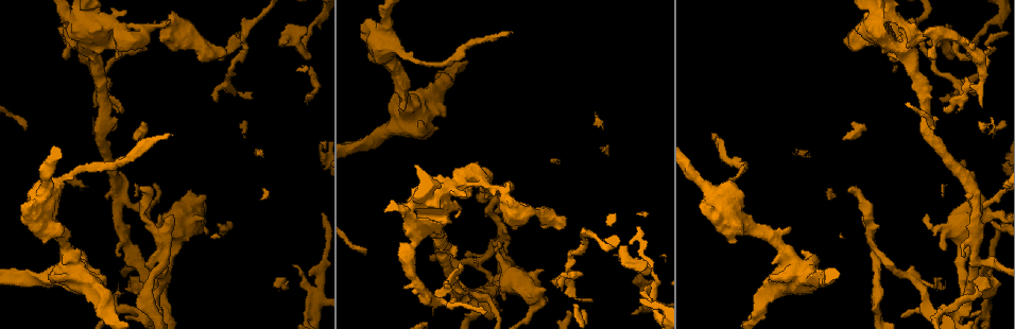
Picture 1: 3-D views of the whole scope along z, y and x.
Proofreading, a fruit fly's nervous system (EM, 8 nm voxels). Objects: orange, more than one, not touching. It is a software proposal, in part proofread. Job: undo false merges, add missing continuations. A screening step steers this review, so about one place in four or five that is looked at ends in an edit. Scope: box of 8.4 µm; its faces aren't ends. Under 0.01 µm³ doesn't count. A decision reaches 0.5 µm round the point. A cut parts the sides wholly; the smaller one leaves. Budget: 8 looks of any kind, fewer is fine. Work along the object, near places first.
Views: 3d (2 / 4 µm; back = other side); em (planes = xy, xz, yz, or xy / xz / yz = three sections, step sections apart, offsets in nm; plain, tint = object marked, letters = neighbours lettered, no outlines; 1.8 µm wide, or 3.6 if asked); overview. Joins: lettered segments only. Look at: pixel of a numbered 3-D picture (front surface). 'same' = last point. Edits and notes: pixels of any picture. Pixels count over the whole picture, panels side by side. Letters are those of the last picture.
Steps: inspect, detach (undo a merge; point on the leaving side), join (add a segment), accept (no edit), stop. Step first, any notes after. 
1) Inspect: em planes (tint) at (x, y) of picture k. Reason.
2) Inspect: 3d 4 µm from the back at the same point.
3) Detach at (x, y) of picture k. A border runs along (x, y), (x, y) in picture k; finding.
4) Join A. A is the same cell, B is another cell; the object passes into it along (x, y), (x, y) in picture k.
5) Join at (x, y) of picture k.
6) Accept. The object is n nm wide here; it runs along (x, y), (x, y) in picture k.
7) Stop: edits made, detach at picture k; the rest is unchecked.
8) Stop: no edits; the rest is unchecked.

Inspect: em yz step 16 (letters) at (927, 34) of picture 1. Thin neck.

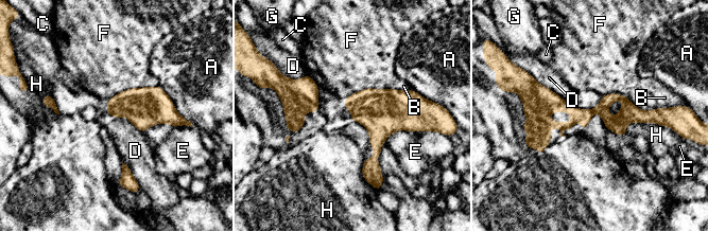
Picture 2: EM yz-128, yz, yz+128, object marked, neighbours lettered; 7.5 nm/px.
Detach at (618, 123) of picture 2. A, B, C, D, E, F, G and H are other cells; a border runs along (590, 109), (593, 113) in picture 2; a second neuron is stuck on.

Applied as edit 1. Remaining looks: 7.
Inspect: em 3.6 µm planes (letters) at (787, 259) of picture 1. Sudden change in width.

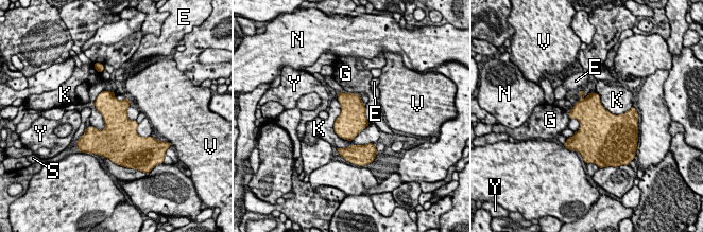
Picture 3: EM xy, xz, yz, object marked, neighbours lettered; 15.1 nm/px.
Accept. E, G, K, N, S, V and Y are other cells; continuous, no second neuron.

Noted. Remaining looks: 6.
Inspect: em xz step 16 (tint) at (316, 297) of picture 1. Sharp bend.

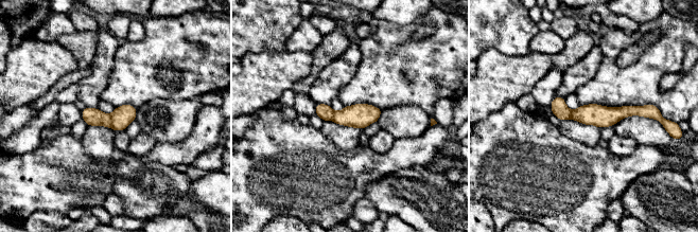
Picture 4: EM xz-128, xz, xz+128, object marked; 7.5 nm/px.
Inspect: em planes (tint) at the same point.

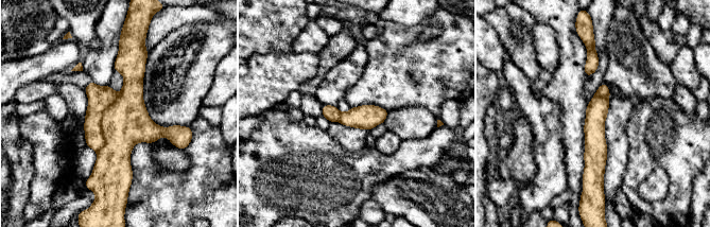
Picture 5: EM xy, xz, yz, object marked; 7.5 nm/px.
Inspect: em planes (letters) at the same point. See the neighbours.

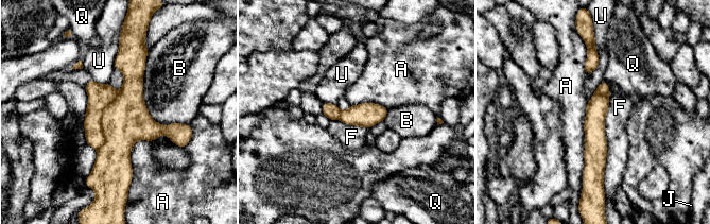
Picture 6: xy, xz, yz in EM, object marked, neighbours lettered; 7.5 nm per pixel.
Accept. A, B, F, J, Q and U are other cells; one neuron here.

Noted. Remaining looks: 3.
Stop: edits made, detach at picture 2; the rest is unchecked.

